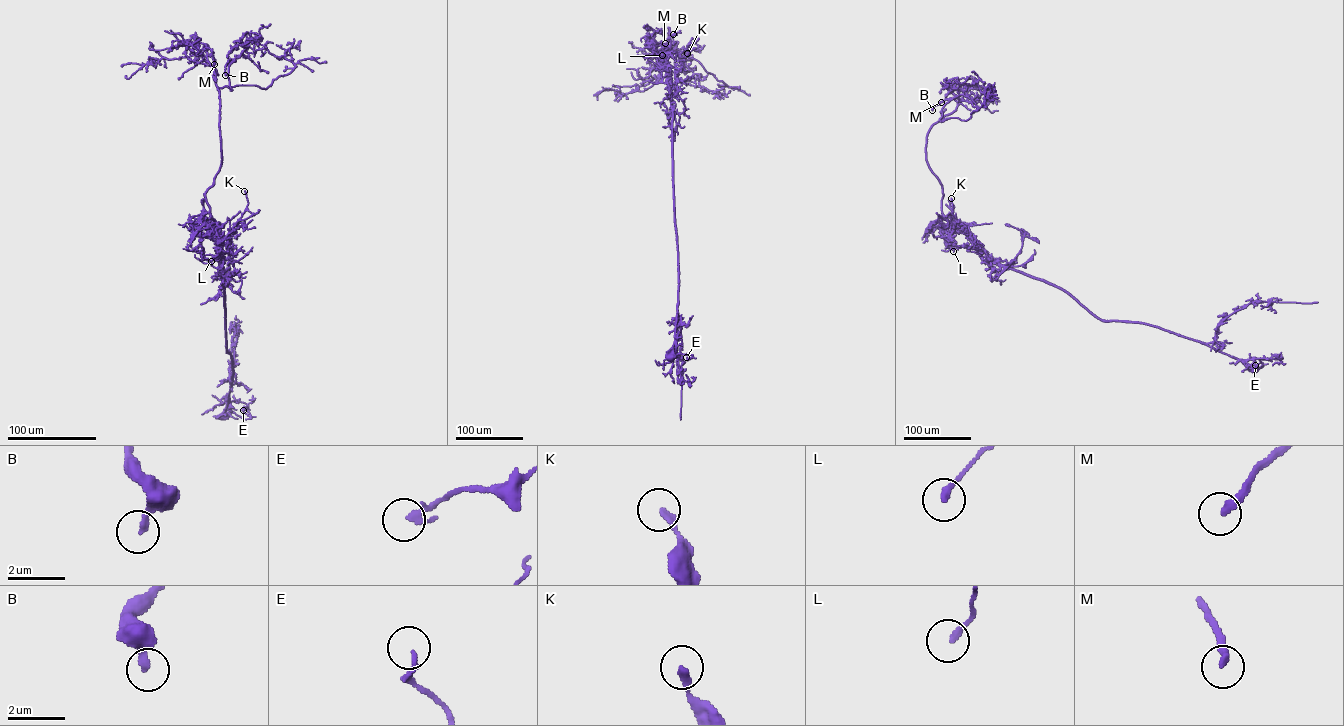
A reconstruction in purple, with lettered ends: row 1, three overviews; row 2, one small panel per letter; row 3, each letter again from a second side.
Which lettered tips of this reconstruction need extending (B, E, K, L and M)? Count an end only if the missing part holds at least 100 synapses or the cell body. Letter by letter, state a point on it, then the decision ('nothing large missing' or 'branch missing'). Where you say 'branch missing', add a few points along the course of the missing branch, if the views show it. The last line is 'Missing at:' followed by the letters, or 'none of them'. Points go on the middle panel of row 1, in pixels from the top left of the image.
B: at (673, 34); nothing large missing
E: at (686, 357); nothing large missing
K: at (687, 53); nothing large missing
L: at (662, 55); nothing large missing
M: at (665, 43); nothing large missing
Missing at: none of them

